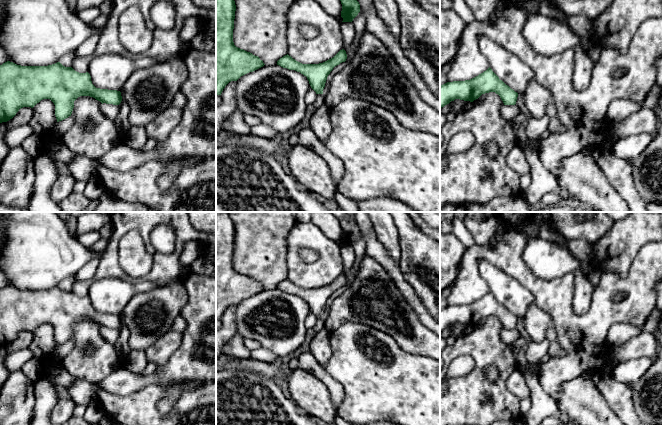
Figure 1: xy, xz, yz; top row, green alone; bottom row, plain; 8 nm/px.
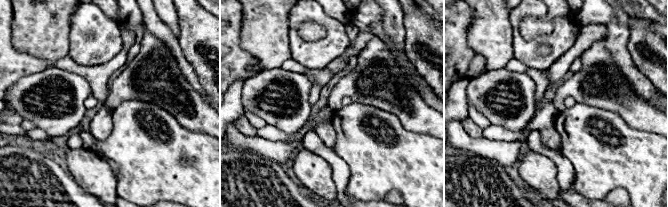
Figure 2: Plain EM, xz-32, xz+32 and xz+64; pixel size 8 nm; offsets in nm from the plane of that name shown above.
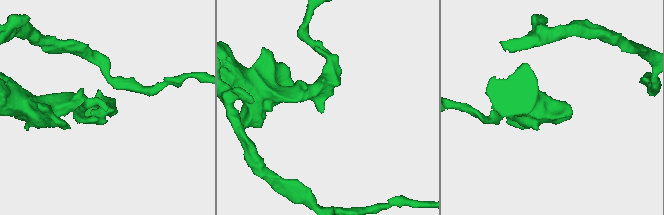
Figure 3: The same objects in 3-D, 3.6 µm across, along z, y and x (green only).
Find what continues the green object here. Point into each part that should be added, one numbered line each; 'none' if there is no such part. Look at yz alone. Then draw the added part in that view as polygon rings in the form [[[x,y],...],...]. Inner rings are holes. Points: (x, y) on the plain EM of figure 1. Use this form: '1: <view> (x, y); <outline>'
none

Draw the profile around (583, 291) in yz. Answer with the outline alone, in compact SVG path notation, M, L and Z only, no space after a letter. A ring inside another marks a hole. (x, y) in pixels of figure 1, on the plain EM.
M581 271L574 273L572 309L577 315L581 316L589 310L594 290L595 286L589 281L586 274Z

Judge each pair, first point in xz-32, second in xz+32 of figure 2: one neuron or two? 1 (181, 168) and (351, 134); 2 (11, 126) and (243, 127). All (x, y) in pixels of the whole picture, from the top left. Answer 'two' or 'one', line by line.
1: one
2: one

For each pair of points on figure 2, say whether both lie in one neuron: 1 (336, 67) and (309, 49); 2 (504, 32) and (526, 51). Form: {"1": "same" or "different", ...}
{"1": "different", "2": "different"}

